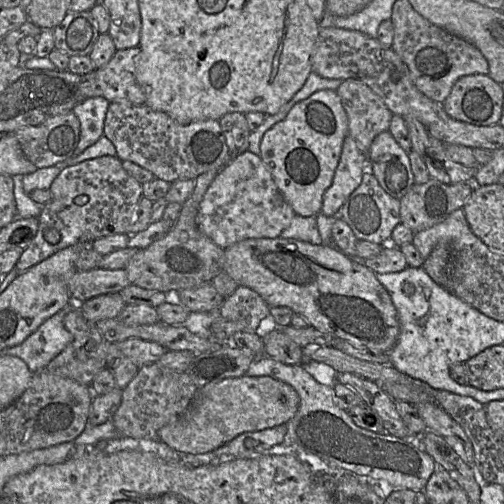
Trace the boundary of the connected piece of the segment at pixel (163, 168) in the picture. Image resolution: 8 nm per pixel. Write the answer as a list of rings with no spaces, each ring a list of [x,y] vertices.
[[[126,99],[109,103],[104,135],[116,148],[116,156],[149,170],[155,178],[172,183],[195,180],[199,175],[221,170],[231,159],[231,153],[218,120],[210,119],[180,124],[164,112],[147,105],[135,105]]]

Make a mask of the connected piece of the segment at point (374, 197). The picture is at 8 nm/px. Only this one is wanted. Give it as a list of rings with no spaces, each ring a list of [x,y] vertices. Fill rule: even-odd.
[[[365,170],[361,184],[343,204],[338,216],[348,224],[358,240],[366,240],[382,246],[389,245],[393,229],[401,223],[400,200],[386,193],[375,176]]]

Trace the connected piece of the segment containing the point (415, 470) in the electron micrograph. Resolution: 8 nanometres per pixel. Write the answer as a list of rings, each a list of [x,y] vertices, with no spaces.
[[[264,354],[251,362],[244,375],[269,376],[289,384],[298,393],[298,410],[286,423],[286,438],[295,447],[295,455],[313,454],[359,477],[371,478],[384,488],[423,492],[437,464],[422,450],[420,436],[399,438],[357,426],[346,410],[335,403],[333,387],[317,382],[303,365],[284,364]]]

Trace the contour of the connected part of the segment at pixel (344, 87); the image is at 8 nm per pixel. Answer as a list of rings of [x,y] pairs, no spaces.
[[[344,80],[336,90],[348,119],[348,135],[367,155],[377,135],[389,130],[393,113],[367,85]]]

